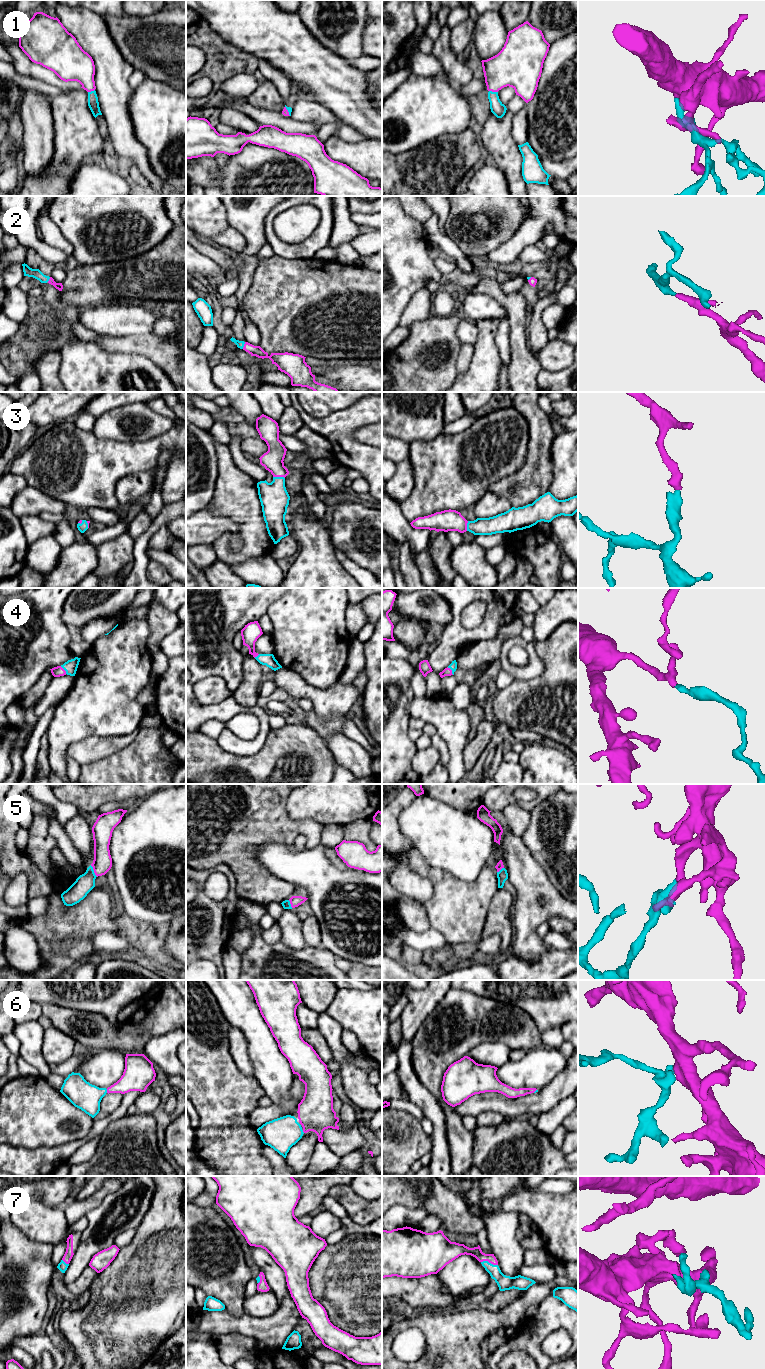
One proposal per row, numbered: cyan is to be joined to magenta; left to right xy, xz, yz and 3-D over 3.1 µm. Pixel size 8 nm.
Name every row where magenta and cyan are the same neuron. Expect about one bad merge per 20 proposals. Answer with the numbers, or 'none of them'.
1, 2, 3, 4, 5, 6, 7

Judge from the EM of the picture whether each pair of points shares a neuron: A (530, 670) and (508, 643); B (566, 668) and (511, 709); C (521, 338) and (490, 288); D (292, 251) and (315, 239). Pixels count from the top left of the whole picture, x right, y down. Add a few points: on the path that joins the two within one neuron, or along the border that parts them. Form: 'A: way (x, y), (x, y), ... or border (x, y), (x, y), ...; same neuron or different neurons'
A: way (533, 660), (532, 652), (523, 643), (518, 642); same neuron
B: way (552, 682), (540, 683), (530, 688), (525, 695); same neuron
C: way (517, 325), (517, 313), (503, 299); same neuron
D: way (298, 251), (304, 250), (309, 245); same neuron

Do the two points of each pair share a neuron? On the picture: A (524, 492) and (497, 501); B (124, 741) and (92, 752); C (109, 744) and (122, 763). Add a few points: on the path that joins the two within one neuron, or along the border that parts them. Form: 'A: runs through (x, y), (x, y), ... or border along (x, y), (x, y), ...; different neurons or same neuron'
A: border along (488, 489), (504, 496), (512, 506); different neurons
B: runs through (116, 744), (100, 747); same neuron
C: border along (134, 739), (125, 747), (92, 761); different neurons

